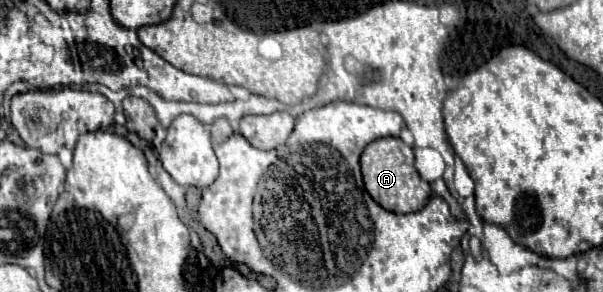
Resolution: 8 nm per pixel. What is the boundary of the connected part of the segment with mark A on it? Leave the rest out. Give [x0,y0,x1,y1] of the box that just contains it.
[360,137,432,213]

